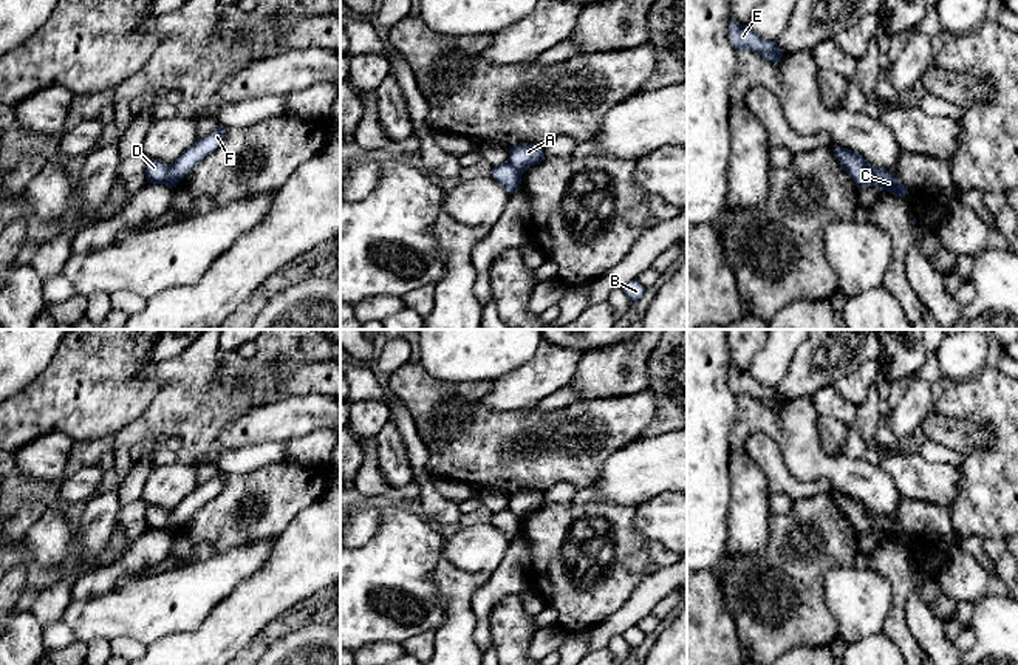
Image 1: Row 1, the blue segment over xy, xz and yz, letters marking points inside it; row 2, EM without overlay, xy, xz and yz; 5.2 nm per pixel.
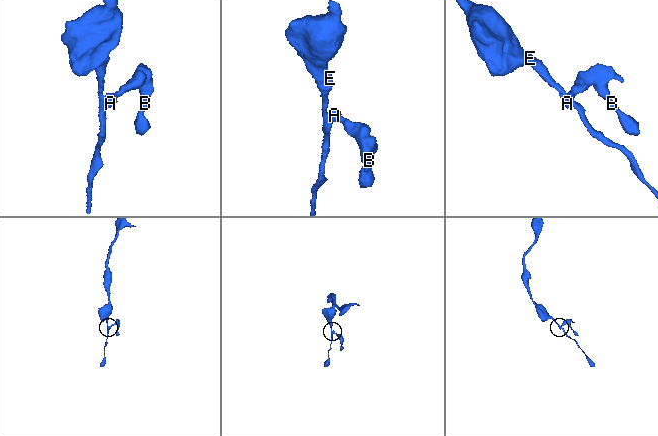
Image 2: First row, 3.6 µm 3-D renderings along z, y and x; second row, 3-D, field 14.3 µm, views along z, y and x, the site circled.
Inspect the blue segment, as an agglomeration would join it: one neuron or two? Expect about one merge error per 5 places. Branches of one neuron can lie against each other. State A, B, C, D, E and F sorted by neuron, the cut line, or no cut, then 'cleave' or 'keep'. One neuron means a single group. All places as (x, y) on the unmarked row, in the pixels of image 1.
A B F / C D E | yz (867, 509), (873, 529) | cleave

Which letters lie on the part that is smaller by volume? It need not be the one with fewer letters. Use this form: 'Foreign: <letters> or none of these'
Foreign: A, B, F

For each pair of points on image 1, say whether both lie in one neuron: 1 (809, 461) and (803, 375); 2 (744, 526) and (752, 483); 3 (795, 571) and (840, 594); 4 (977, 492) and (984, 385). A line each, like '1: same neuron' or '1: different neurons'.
1: different neurons
2: same neuron
3: different neurons
4: same neuron

